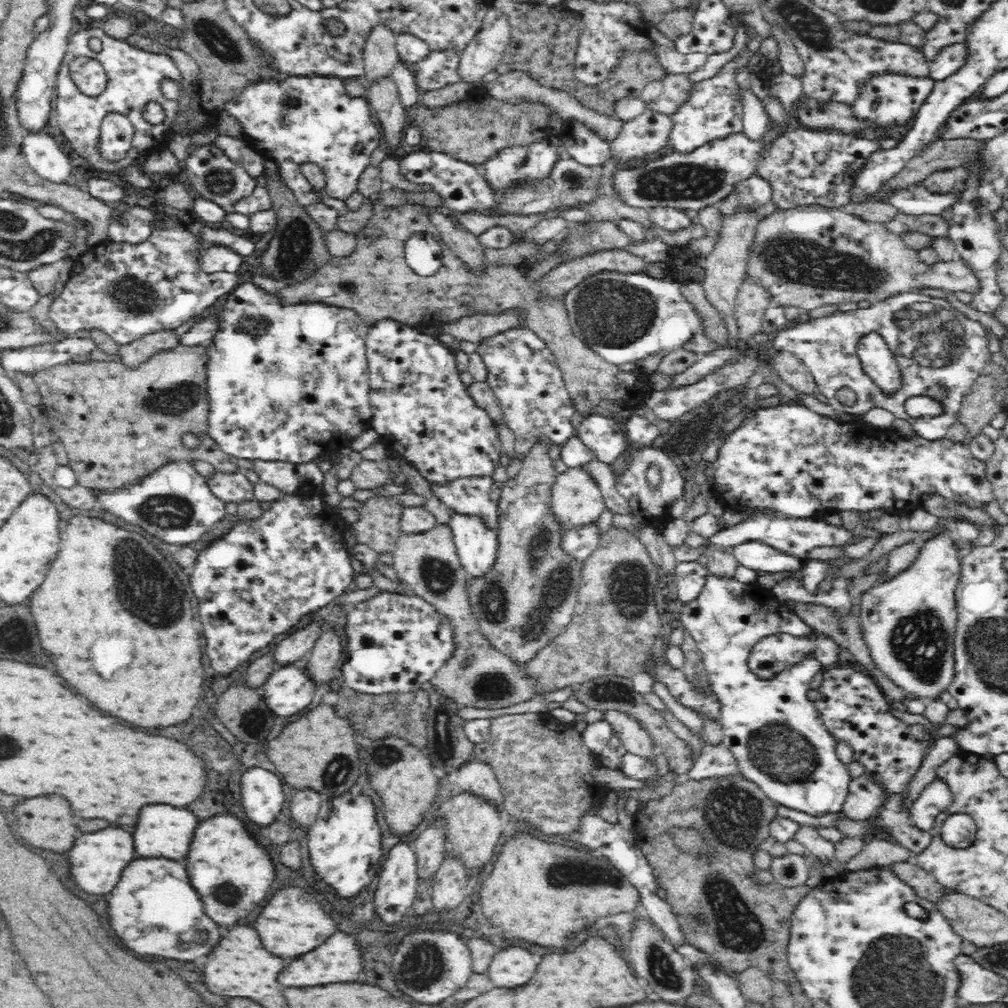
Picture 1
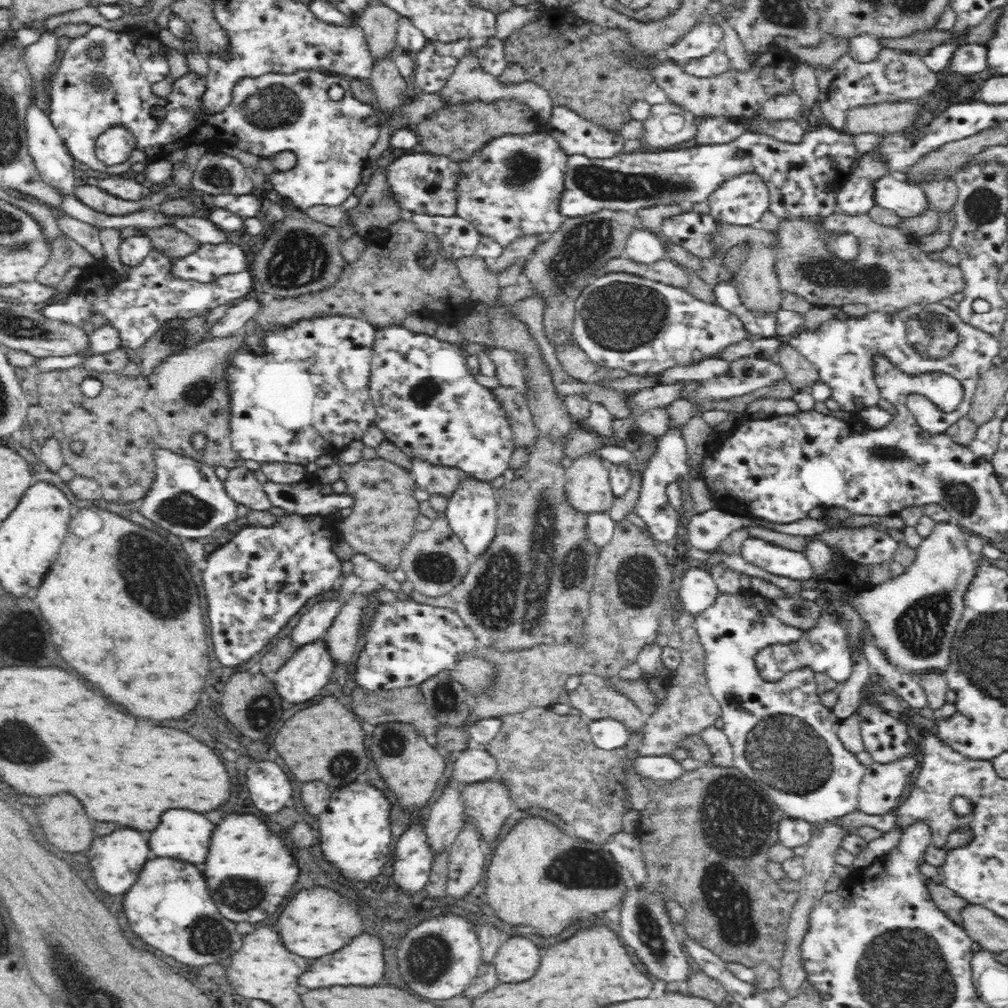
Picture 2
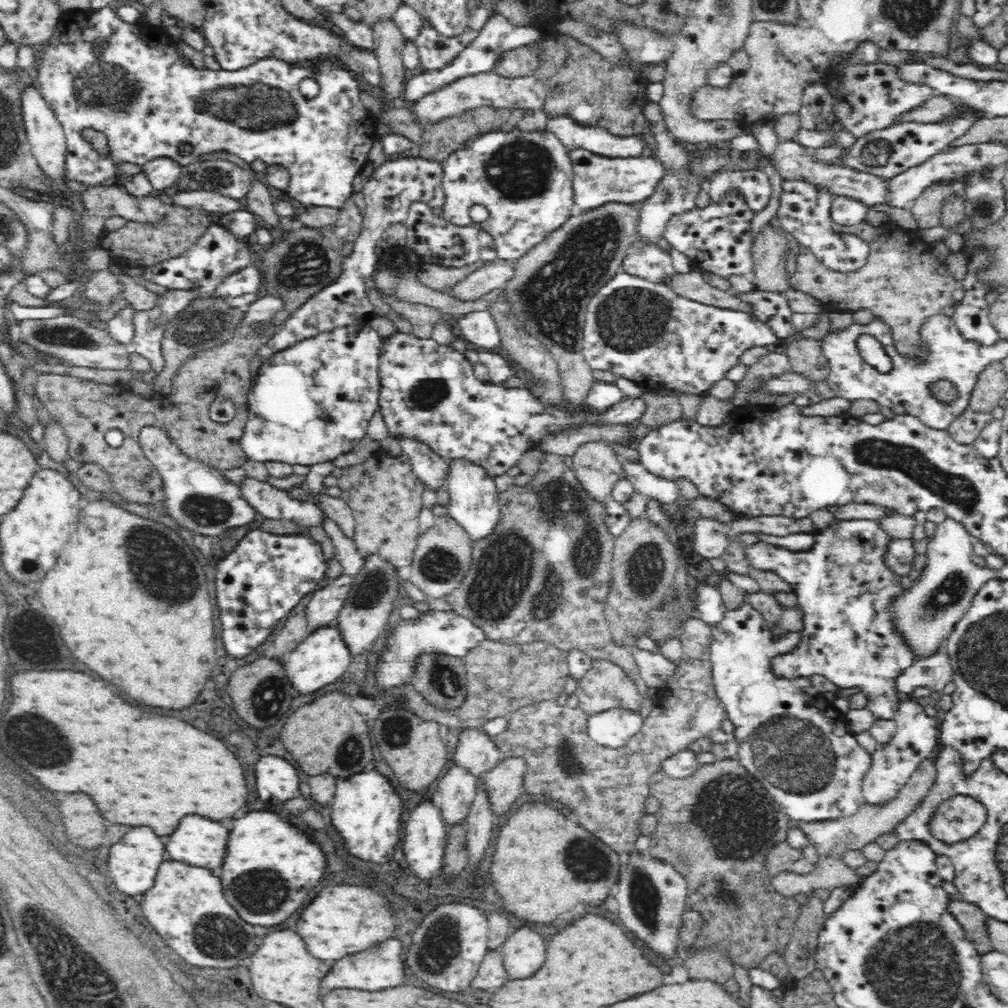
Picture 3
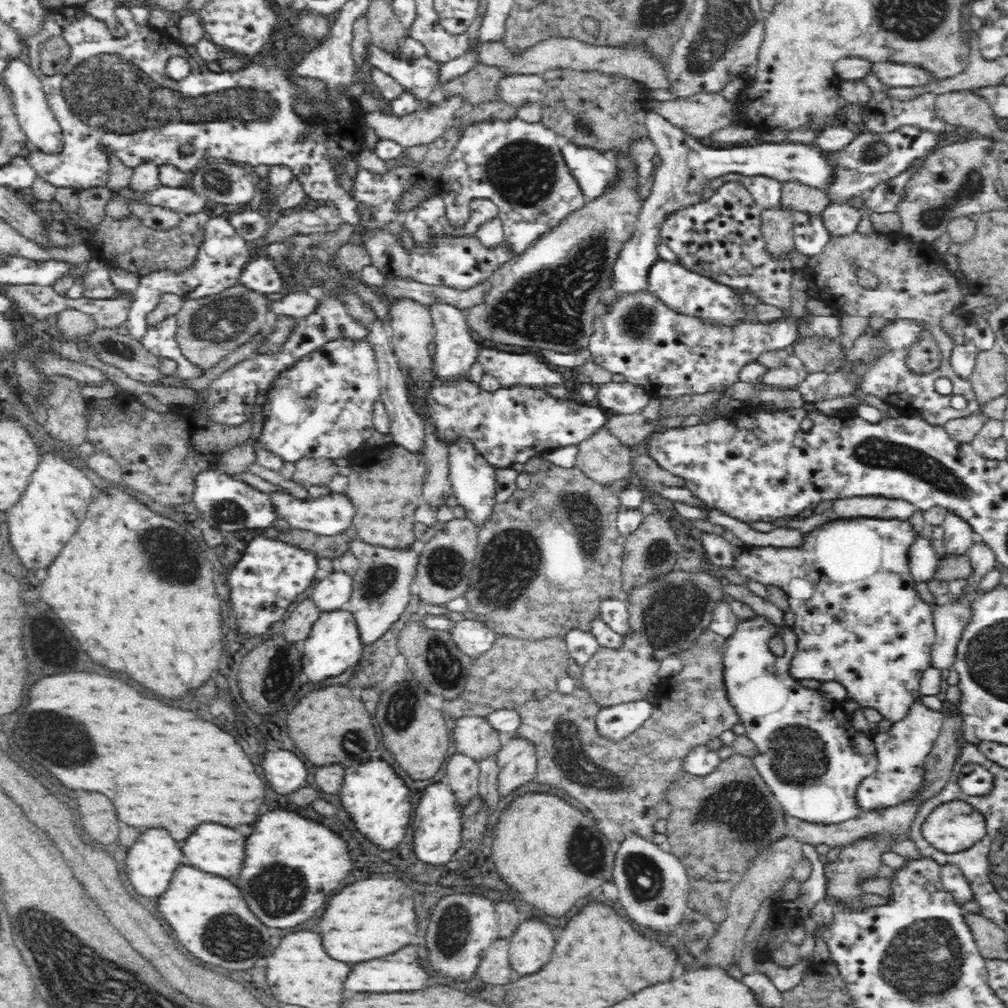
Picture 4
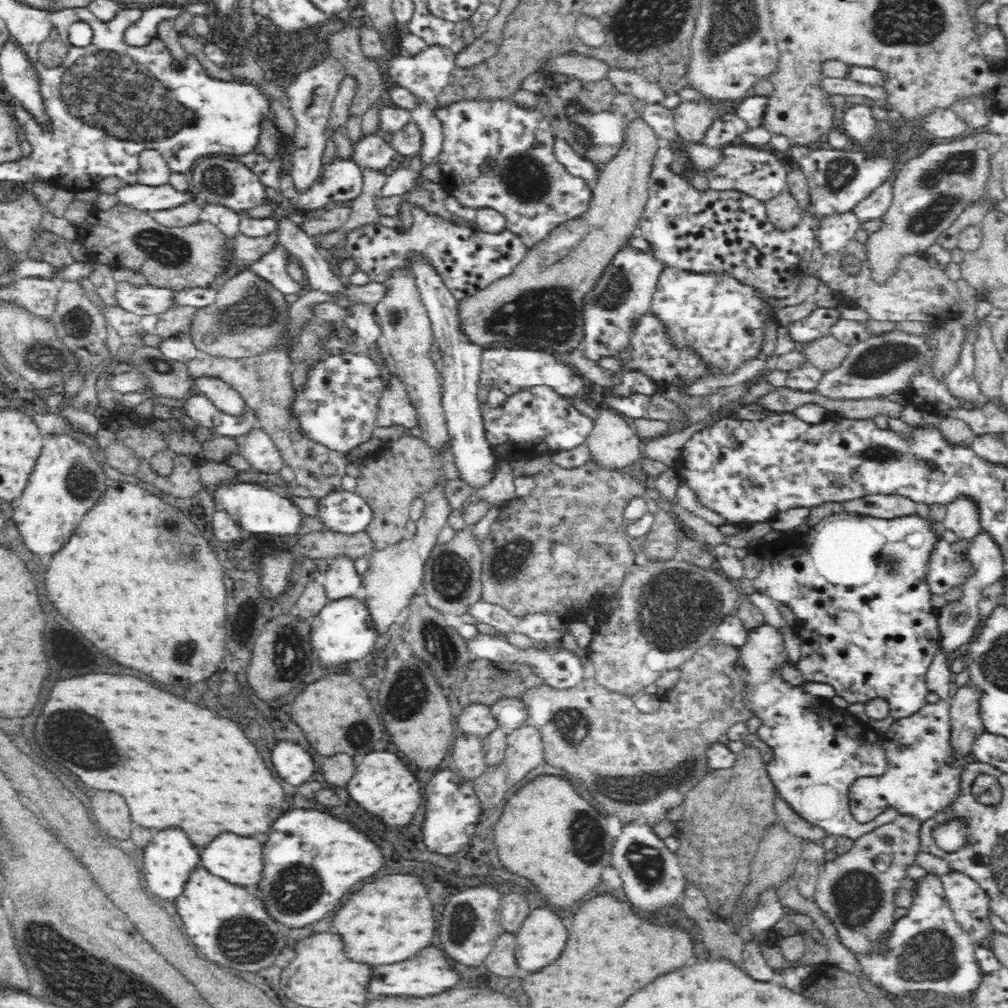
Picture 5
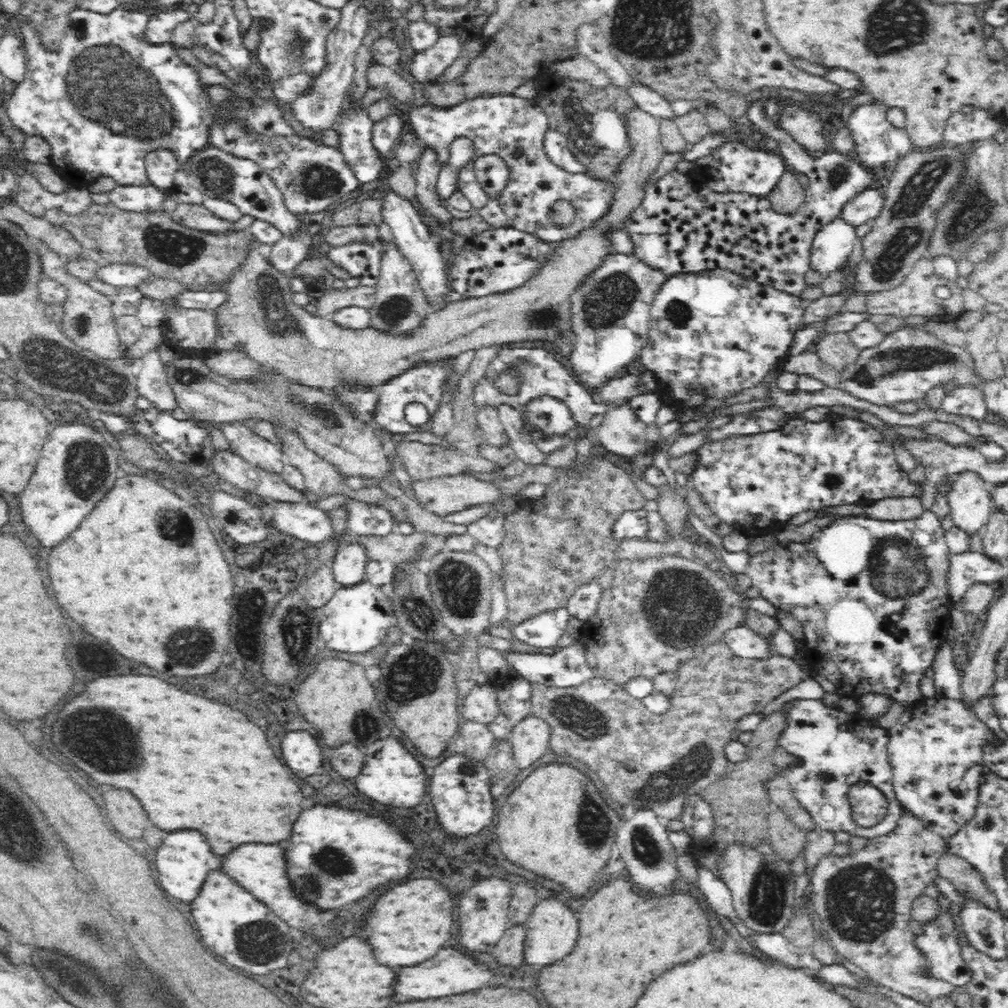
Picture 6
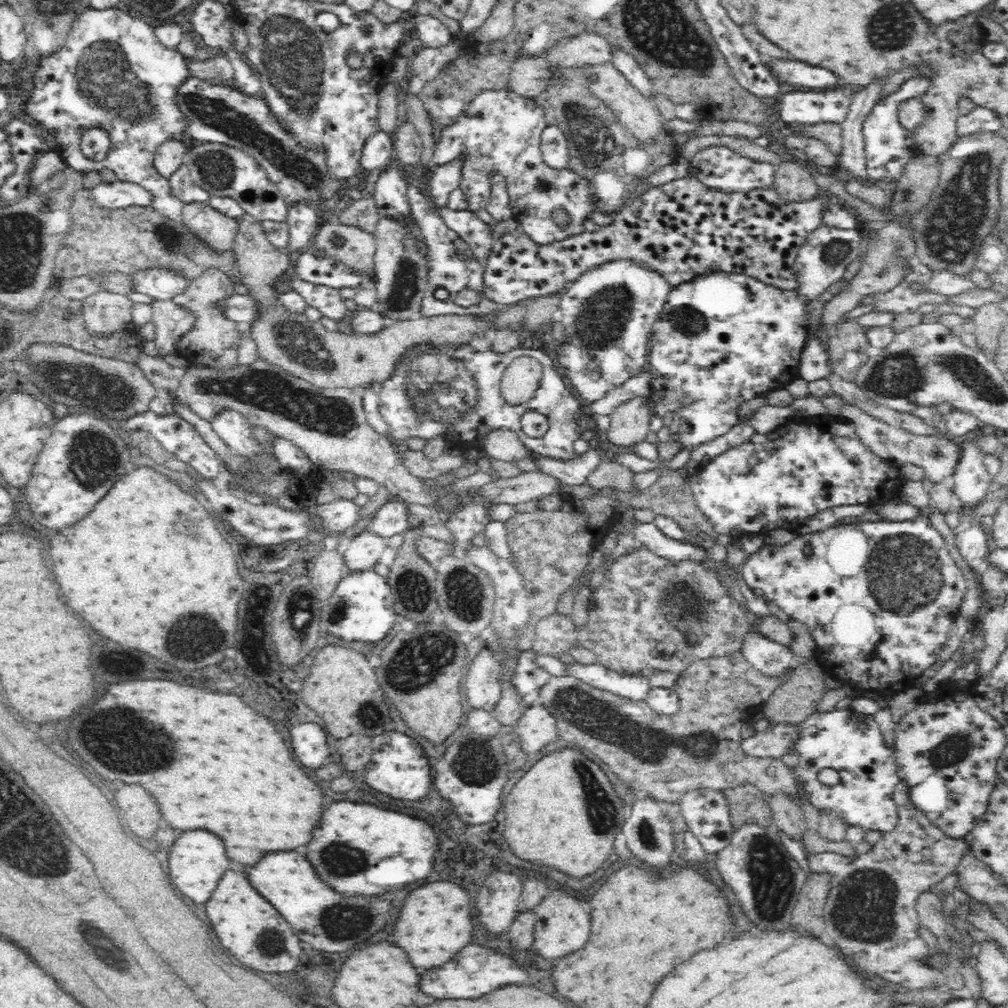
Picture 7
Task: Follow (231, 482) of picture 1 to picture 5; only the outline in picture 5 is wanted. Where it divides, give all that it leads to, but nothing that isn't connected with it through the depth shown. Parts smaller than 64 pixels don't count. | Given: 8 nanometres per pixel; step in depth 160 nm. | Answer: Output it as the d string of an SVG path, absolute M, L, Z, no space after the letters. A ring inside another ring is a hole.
M340 490L317 501L318 517L329 531L357 534L375 522L375 510L359 493Z

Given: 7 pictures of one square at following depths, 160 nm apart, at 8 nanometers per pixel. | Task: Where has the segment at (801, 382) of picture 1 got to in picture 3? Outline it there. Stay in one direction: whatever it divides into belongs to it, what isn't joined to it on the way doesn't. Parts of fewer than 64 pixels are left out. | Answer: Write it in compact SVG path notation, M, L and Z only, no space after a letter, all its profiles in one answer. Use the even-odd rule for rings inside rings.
M802 338L786 344L786 356L791 364L791 372L806 377L826 379L829 371L828 357L822 350L822 339Z

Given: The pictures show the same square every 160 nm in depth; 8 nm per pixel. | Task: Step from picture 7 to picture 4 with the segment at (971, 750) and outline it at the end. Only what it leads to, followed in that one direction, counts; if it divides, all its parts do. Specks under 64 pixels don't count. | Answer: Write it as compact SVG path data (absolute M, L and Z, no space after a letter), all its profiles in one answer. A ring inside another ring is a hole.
M922 701L916 702L904 720L891 723L887 731L874 733L872 737L876 743L878 768L872 776L862 779L857 786L856 805L861 812L906 805L916 798L924 784L924 774L926 774L924 764L928 754L932 752L932 747L942 730L947 715L947 709L932 710Z

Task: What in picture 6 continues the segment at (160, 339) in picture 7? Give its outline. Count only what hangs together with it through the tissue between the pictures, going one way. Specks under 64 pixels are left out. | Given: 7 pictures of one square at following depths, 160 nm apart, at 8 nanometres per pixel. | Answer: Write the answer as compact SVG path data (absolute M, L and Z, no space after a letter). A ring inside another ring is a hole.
M156 349L144 354L136 369L136 390L137 394L150 400L152 406L171 413L178 408L178 399L172 385L168 383L164 363Z

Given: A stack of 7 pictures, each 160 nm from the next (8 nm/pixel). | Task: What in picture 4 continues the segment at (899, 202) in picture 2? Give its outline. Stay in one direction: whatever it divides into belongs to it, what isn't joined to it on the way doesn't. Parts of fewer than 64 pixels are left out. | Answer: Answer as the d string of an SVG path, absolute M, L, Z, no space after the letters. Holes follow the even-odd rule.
M648 112L645 121L648 139L656 145L657 154L662 162L655 171L652 193L643 201L636 228L631 238L623 244L612 268L609 288L602 292L599 313L608 314L612 304L618 298L636 292L649 290L648 276L651 268L660 259L657 246L661 242L658 236L661 220L672 211L684 205L692 205L701 200L702 190L717 177L730 174L764 175L781 182L794 180L813 188L824 190L832 180L832 170L825 162L825 156L816 151L812 145L802 143L761 143L747 146L712 147L701 144L689 134L670 123L658 112Z

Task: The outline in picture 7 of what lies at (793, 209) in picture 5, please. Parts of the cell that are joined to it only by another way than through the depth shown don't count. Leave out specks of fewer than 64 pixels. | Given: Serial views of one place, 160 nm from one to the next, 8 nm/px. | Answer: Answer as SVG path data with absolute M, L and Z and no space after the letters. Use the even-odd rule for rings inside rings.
M790 158L774 166L773 188L786 200L803 201L812 200L819 195L819 187L814 180L813 173L808 172L804 166Z

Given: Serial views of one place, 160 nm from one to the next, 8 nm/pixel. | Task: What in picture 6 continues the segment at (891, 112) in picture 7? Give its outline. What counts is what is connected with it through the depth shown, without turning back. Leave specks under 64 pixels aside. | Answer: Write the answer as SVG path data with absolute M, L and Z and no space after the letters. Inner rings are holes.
M880 102L856 105L848 120L850 133L856 143L855 159L866 169L882 168L884 164L896 164L903 156L915 150L905 129L896 128L887 120L889 107Z

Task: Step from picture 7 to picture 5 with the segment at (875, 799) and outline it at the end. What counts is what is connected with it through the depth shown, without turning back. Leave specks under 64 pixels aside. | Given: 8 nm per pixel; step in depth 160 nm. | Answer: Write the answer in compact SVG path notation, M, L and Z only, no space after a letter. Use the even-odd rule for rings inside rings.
M768 624L751 629L748 644L740 650L745 672L743 680L748 682L747 706L754 711L753 716L760 718L762 722L756 732L758 738L772 748L774 758L767 763L767 771L777 792L783 796L783 800L786 800L790 807L810 824L823 828L828 835L836 834L836 836L857 839L884 824L894 822L899 815L898 810L894 808L888 808L882 820L868 825L856 822L849 809L850 785L856 779L863 777L884 776L884 772L888 769L888 757L880 734L874 731L867 722L854 719L840 707L835 708L830 701L806 694L801 687L795 687L780 680L775 670L782 663L789 663L789 655L779 629Z

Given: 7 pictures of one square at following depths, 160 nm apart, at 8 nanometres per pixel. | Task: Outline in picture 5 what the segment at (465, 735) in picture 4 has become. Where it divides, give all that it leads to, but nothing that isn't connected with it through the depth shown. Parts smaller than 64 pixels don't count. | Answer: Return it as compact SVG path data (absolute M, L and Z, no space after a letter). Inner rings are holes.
M486 703L466 705L455 721L457 733L470 733L482 738L498 726L496 717L491 713L491 706Z

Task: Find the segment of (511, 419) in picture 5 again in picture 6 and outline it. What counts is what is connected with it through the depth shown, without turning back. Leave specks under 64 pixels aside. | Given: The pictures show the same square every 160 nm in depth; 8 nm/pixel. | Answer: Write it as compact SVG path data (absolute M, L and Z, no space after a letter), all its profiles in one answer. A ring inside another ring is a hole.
M542 396L528 402L524 410L522 426L524 430L538 427L548 435L570 435L572 440L584 436L587 431L575 426L570 411L563 402L549 396Z

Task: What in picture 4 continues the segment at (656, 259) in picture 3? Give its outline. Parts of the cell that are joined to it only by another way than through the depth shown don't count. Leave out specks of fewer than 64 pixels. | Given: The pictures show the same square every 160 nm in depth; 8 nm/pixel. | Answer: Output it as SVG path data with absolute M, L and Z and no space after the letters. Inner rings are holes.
M659 259L651 268L648 283L650 283L649 293L656 296L661 304L682 316L697 318L702 325L734 331L737 327L747 324L749 320L748 311L746 311L747 304L740 292L736 292L730 285L720 284L719 281L707 276L690 272L678 263Z

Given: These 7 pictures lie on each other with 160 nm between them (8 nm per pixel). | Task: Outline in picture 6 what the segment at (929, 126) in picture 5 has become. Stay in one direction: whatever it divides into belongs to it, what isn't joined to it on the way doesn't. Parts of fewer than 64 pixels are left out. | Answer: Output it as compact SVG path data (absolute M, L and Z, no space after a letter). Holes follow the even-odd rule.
M976 109L973 114L954 114L944 130L945 145L969 144L994 136L1001 122L988 110Z

